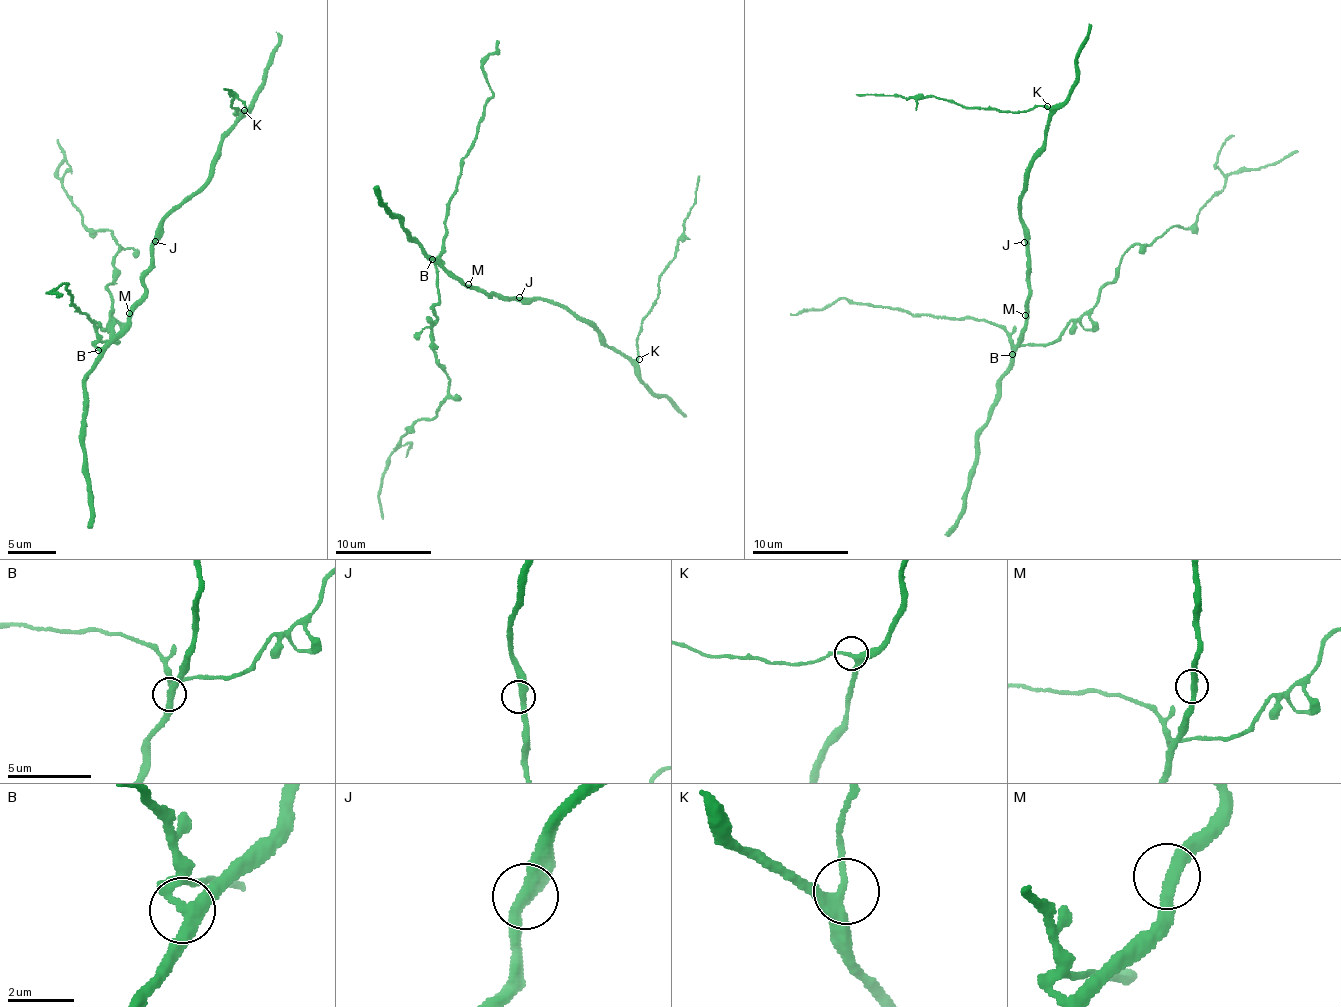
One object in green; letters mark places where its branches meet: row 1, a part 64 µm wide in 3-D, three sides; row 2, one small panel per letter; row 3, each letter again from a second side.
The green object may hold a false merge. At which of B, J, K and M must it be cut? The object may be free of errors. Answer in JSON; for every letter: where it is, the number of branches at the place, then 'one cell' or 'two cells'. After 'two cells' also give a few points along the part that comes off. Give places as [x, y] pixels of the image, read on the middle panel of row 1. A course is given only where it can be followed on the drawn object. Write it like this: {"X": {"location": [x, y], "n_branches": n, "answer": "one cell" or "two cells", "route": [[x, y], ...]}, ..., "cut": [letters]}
{"B": {"location": [432, 259], "n_branches": 3, "answer": "two cells", "route": [[433, 259], [439, 300], [431, 343], [447, 394], [433, 419], [415, 422], [392, 454], [382, 481], [381, 518]]}, "J": {"location": [519, 297], "n_branches": 2, "answer": "one cell"}, "K": {"location": [639, 359], "n_branches": 3, "answer": "one cell"}, "M": {"location": [468, 284], "n_branches": 2, "answer": "one cell"}, "cut": ["B"]}

